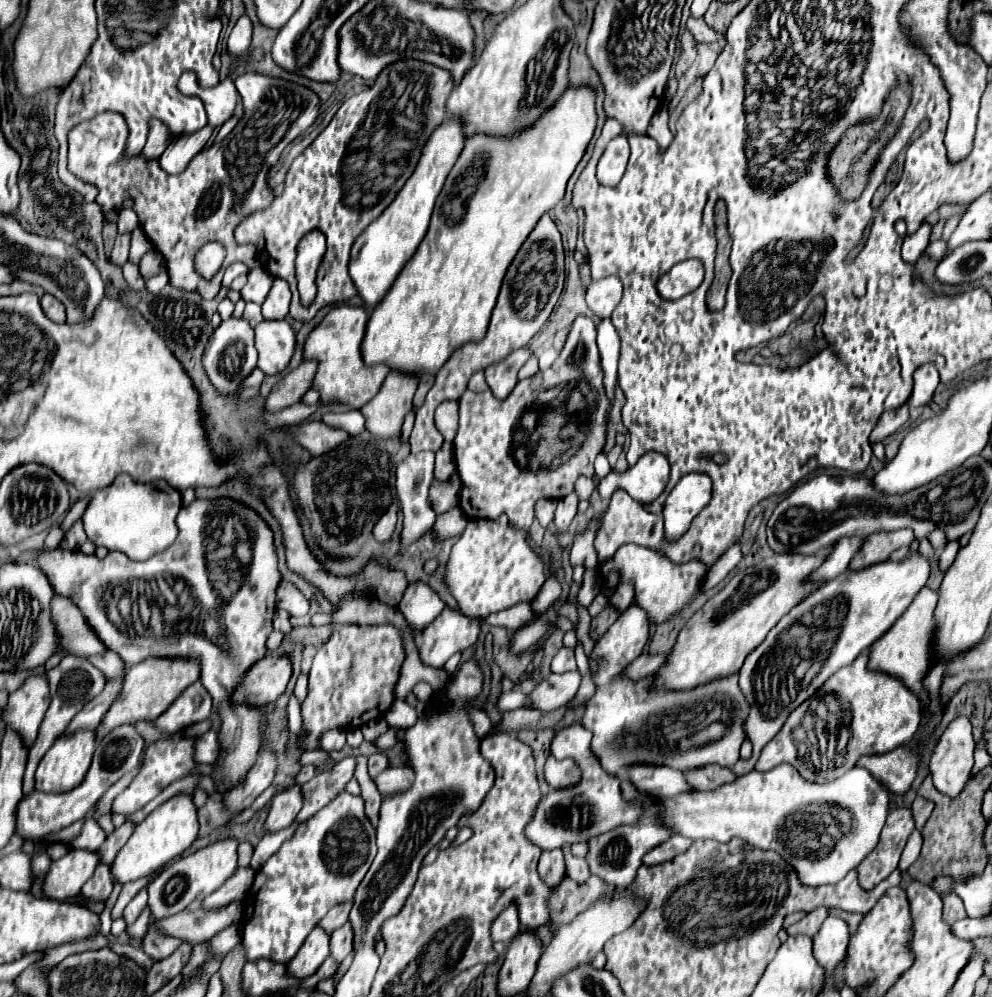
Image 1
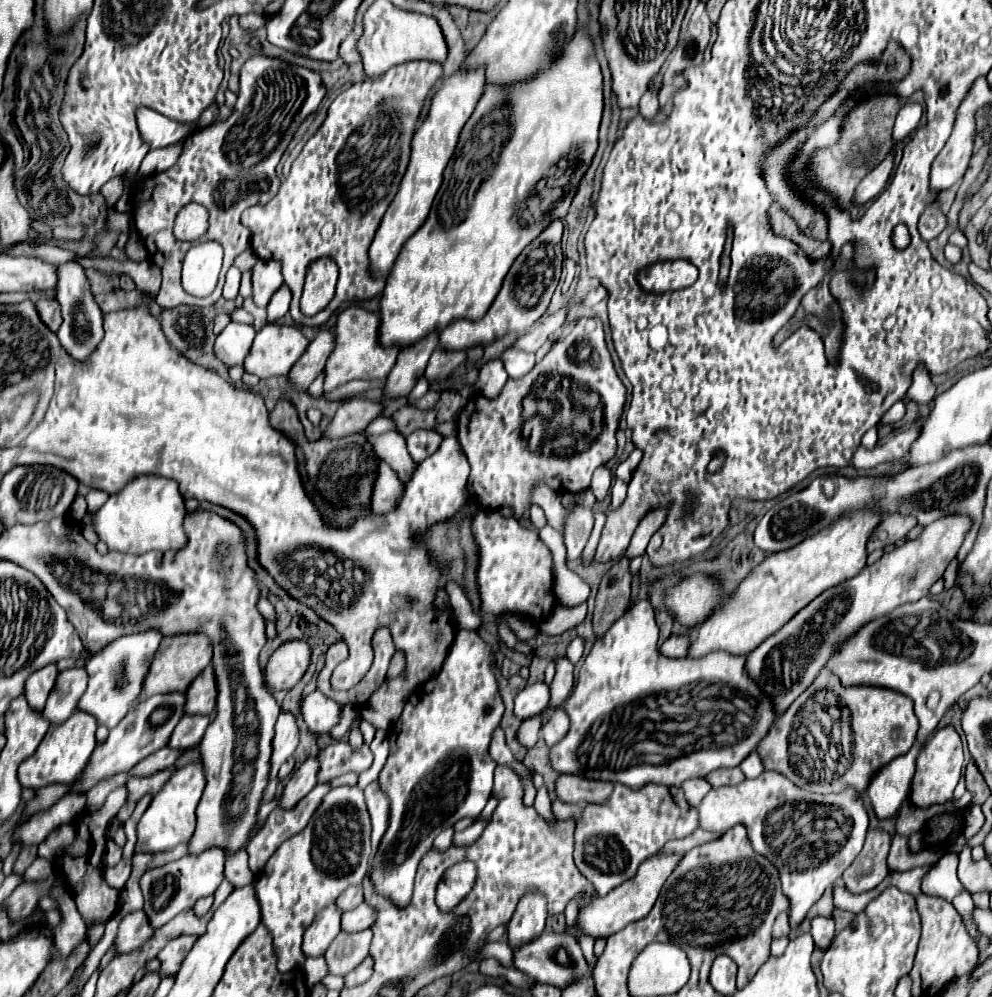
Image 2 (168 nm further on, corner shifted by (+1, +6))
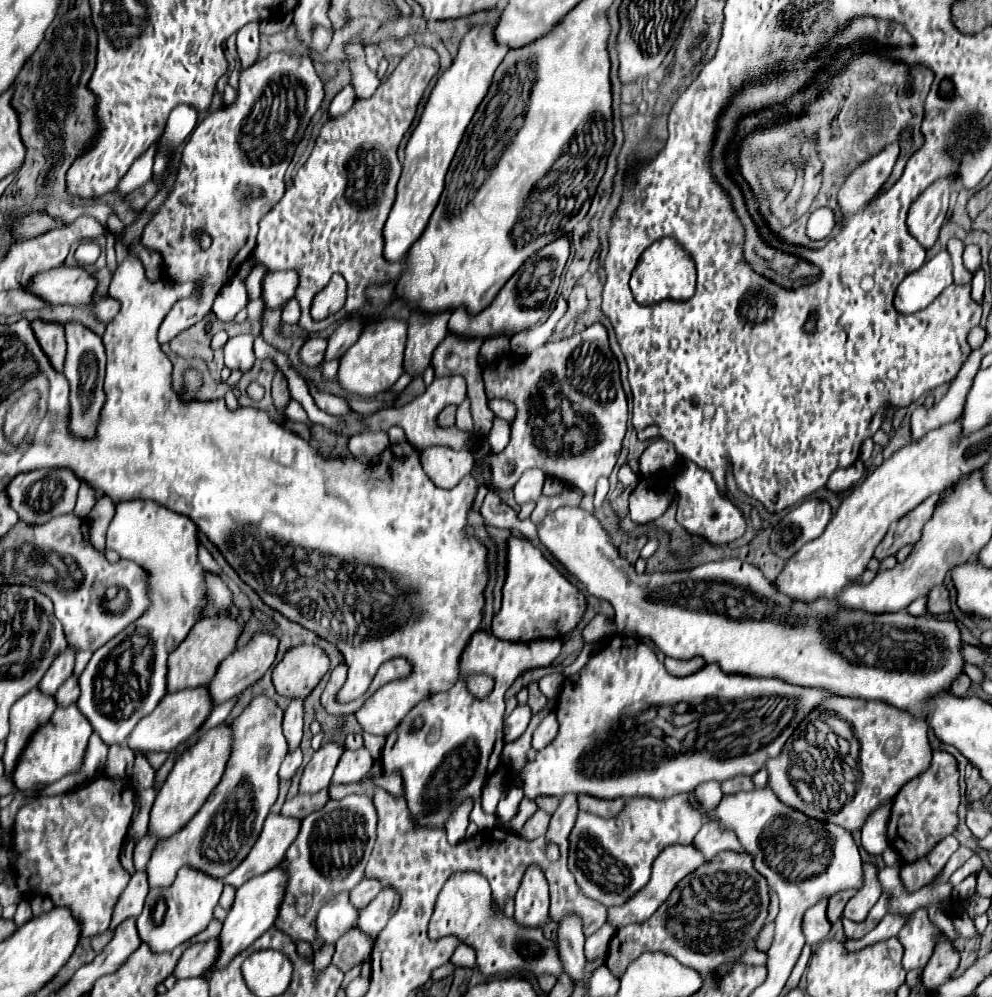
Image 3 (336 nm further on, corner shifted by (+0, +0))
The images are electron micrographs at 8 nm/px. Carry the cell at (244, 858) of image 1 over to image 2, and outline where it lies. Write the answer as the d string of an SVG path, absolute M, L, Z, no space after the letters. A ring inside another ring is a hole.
M238 850L236 854L230 854L226 858L226 880L230 880L234 886L246 886L254 880L254 874L248 866L248 854L246 850Z

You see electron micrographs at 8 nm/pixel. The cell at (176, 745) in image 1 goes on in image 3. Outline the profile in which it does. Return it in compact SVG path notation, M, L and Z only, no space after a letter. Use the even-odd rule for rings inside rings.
M99 774L93 782L79 790L57 796L37 796L27 802L15 816L11 844L11 852L15 854L13 868L21 896L47 896L55 906L69 906L81 924L83 936L103 934L109 928L113 906L129 882L129 872L123 870L119 852L131 824L133 808L135 792L127 786L127 780L109 780L105 774Z

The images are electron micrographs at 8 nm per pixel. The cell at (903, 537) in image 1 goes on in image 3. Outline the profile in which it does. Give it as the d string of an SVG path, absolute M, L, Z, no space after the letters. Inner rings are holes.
M935 494L929 496L917 508L913 508L909 514L905 514L899 522L895 522L891 526L891 530L887 532L885 542L881 542L877 546L875 558L877 560L883 560L887 556L895 556L905 544L909 544L909 546L917 544L917 540L921 538L921 528L933 516L933 510L935 510L937 500L939 500L939 496L935 496Z

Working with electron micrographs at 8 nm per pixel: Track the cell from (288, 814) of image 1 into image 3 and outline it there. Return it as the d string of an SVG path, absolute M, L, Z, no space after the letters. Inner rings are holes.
M329 742L325 746L321 746L313 754L311 762L305 766L299 792L315 794L315 792L327 788L329 782L331 782L331 776L333 776L333 768L337 766L337 760L341 758L341 752L343 750L345 748L339 746L337 742Z

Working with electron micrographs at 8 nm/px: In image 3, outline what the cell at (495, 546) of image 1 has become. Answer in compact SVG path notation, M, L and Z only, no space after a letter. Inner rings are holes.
M509 538L507 580L503 586L501 610L493 618L493 634L503 642L531 642L543 638L563 638L583 620L587 600L543 554L521 538Z

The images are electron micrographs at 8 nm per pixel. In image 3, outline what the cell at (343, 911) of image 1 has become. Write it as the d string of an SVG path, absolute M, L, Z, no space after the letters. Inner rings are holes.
M363 878L357 888L351 890L351 902L357 910L365 908L379 892L383 890L383 884L377 878Z

